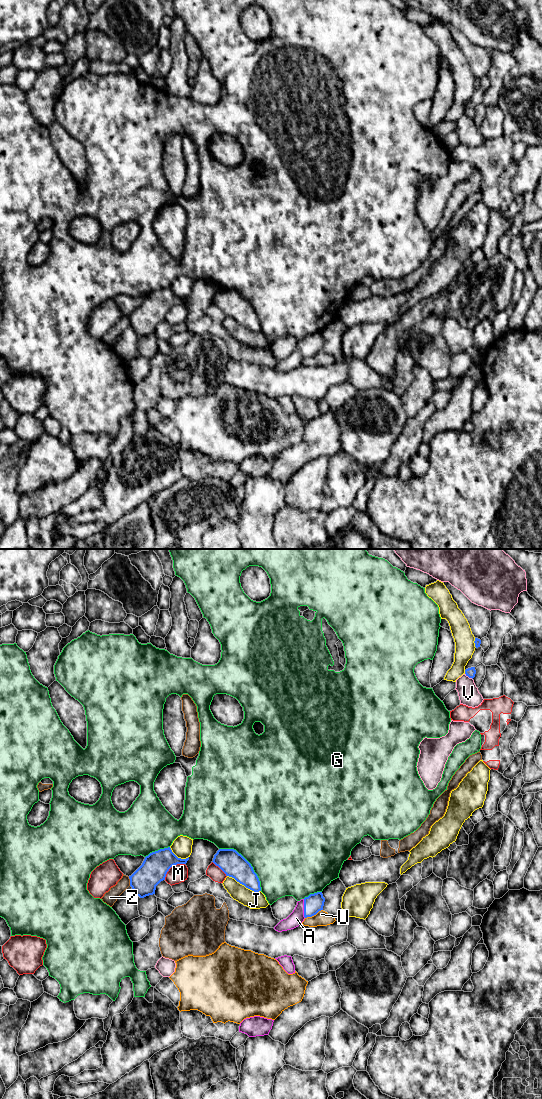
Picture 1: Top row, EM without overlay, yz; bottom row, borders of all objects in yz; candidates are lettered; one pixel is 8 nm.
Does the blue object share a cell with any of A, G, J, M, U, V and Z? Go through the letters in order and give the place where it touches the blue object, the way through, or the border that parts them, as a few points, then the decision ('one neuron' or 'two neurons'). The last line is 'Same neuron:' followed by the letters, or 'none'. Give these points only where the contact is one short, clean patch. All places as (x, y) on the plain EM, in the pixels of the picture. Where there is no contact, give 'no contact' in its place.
A: meets blue in yz at (304, 348); runs through yz (314, 343), (304, 348), (296, 358); one neuron
G: meets blue in yz at (248, 302); two neurons
J: meets blue in yz at (244, 325); two neurons
M: meets blue in yz at (171, 306); two neurons
U: meets blue in yz at (313, 355); two neurons
V: meets blue in yz at (469, 117); two neurons
Z: meets blue in yz at (130, 321); two neurons
Same neuron: A

